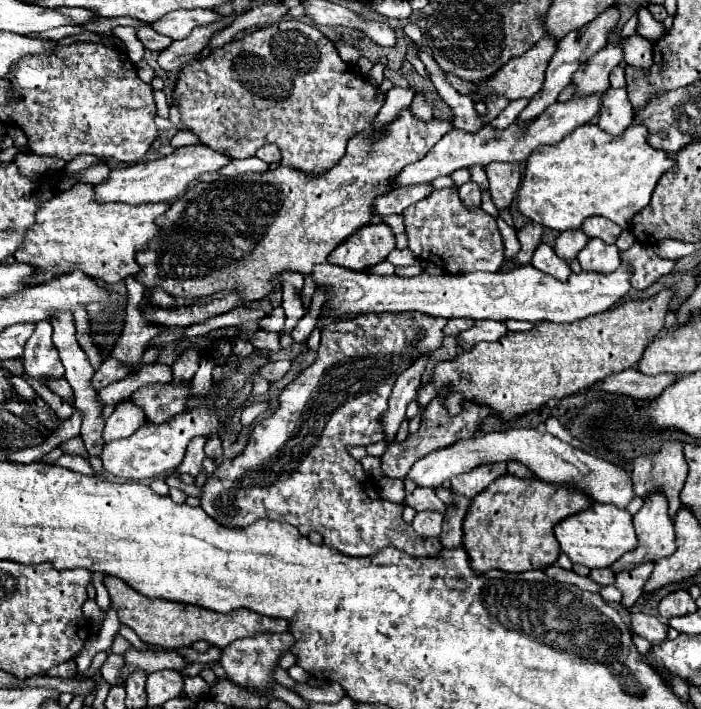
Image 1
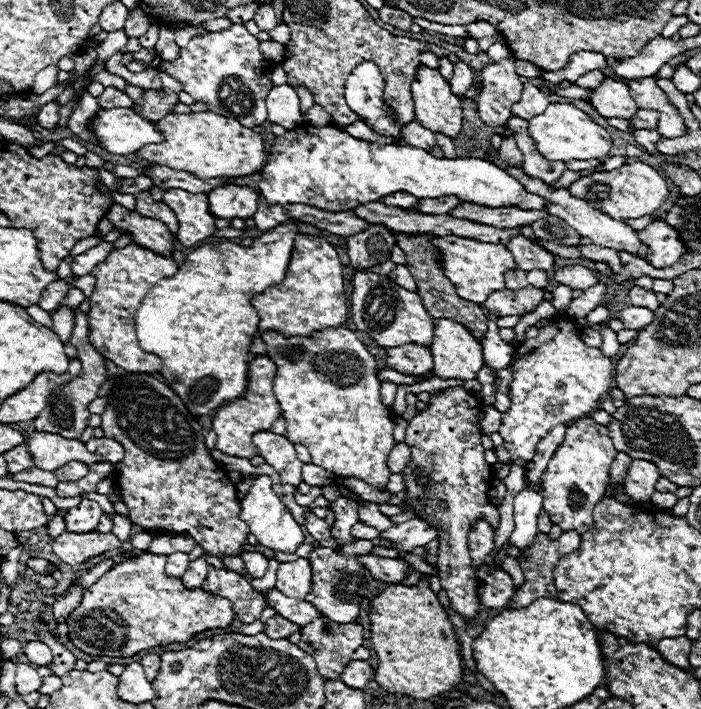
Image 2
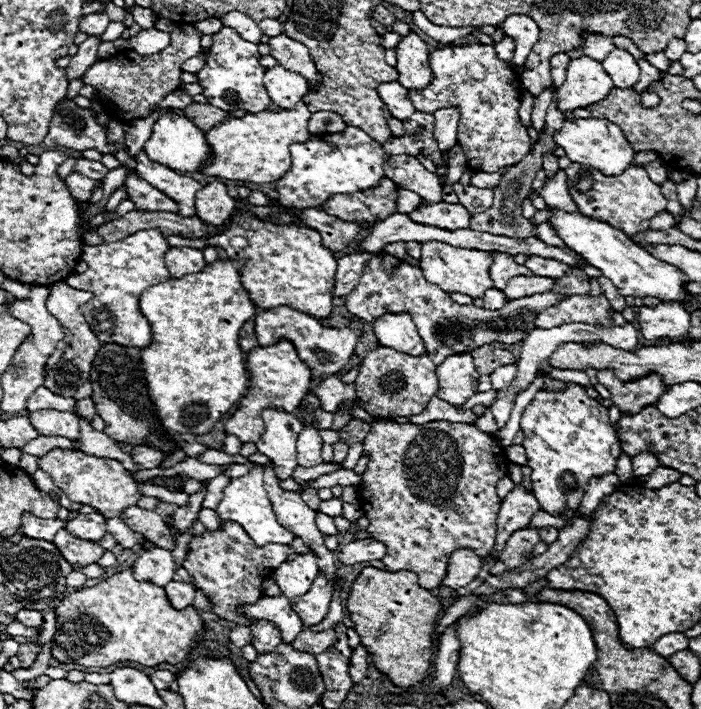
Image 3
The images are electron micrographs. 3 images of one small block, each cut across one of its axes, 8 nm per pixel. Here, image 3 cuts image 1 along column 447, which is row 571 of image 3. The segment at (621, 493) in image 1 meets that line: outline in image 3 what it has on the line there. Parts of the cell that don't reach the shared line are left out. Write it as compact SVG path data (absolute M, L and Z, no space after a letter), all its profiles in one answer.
M458 548L450 554L444 586L458 590L476 580L480 570L482 570L482 556L476 556L470 548Z

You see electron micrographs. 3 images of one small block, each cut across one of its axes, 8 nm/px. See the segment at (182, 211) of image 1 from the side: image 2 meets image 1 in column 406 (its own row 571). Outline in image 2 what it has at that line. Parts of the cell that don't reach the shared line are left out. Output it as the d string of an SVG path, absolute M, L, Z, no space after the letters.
M146 552L108 570L96 584L86 588L80 604L70 614L66 622L70 642L90 656L130 658L154 646L188 642L198 632L230 626L234 610L226 598L212 596L202 588L184 588L182 580L166 576L164 566L166 556Z

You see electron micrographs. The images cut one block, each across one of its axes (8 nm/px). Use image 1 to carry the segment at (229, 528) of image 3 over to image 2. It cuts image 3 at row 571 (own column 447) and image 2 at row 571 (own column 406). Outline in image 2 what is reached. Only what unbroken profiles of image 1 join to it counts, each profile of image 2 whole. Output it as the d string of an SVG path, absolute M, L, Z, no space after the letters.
M208 568L208 576L202 584L208 594L222 596L232 604L236 618L244 624L250 624L260 618L260 612L266 608L264 596L252 588L252 584L234 570Z

